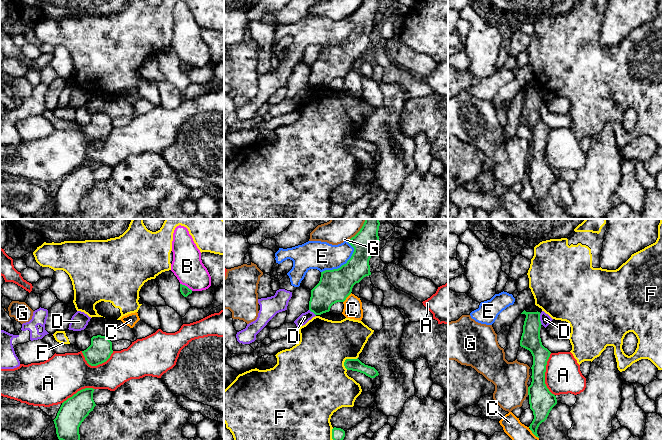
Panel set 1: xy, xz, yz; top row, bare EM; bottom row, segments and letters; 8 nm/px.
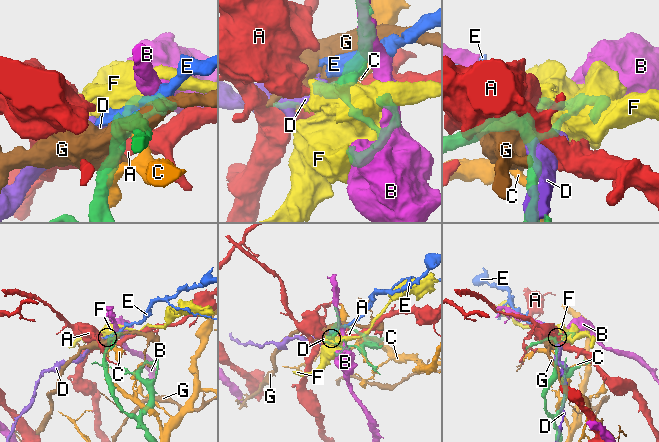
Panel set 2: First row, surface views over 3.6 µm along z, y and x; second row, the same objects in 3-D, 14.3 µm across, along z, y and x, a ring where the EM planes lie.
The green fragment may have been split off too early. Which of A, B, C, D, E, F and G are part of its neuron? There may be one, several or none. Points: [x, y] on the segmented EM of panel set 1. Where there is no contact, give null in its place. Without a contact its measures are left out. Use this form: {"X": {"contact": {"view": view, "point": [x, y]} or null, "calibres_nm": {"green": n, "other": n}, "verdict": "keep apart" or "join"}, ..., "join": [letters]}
{"A": {"contact": {"view": "yz", "point": [544, 374]}, "calibres_nm": {"green": 200, "other": 280}, "verdict": "keep apart"}, "B": {"contact": {"view": "xy", "point": [186, 286]}, "calibres_nm": {"green": 80, "other": 240}, "verdict": "keep apart"}, "C": {"contact": {"view": "xz", "point": [346, 297]}, "calibres_nm": {"green": 260, "other": 140}, "verdict": "keep apart"}, "D": {"contact": {"view": "yz", "point": [539, 319]}, "calibres_nm": {"green": 160, "other": 90}, "verdict": "keep apart"}, "E": {"contact": {"view": "xz", "point": [344, 264]}, "calibres_nm": {"green": 260, "other": 220}, "verdict": "keep apart"}, "F": {"contact": {"view": "xz", "point": [347, 359]}, "calibres_nm": {"green": 100, "other": 440}, "verdict": "keep apart"}, "G": {"contact": {"view": "yz", "point": [528, 391]}, "calibres_nm": {"green": 200, "other": 280}, "verdict": "keep apart"}, "join": []}

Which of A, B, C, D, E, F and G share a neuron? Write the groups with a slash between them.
A / B / C / D E / F / G

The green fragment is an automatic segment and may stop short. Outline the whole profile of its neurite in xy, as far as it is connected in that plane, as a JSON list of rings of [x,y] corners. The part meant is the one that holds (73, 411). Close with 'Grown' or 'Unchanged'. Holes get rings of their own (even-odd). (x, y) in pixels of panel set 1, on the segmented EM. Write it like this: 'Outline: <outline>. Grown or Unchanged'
Outline: [[[82,389],[62,403],[53,420],[59,440],[80,440],[79,427],[96,406],[94,390]]]. Unchanged

